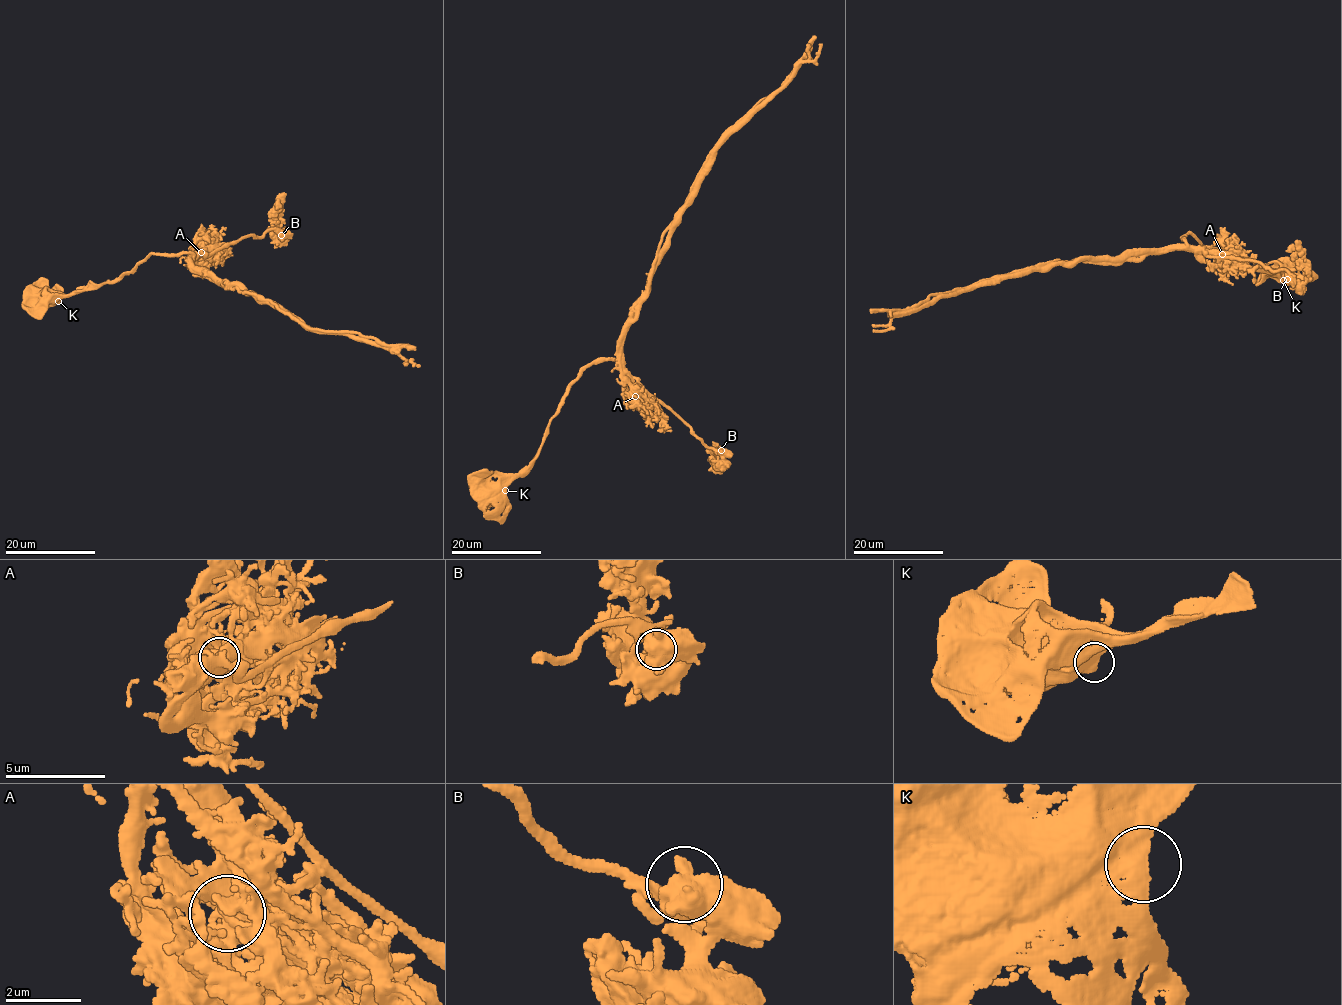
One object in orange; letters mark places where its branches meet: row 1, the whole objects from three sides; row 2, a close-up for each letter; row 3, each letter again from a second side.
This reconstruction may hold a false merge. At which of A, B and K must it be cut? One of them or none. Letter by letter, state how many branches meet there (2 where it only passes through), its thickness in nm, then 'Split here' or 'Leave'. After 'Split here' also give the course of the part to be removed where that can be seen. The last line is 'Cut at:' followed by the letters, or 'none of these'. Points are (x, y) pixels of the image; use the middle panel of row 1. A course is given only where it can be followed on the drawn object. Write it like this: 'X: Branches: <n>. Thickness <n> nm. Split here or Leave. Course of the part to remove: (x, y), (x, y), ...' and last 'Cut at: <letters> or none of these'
A: Branches: 3. Thickness 550 nm. Split here. Course of the part to remove: (635, 397), (623, 391), (626, 377), (618, 347), (646, 294), (663, 231), (717, 141), (781, 86), (815, 36)
B: Branches: 3. Thickness 600 nm. Leave
K: Branches: 1. Thickness 480 nm. Leave
Cut at: A

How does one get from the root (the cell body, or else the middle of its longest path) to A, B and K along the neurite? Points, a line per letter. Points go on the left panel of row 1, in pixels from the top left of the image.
A: (38, 296), (63, 297), (110, 283), (136, 268), (153, 253), (191, 252), (193, 256), (201, 251)
B: (38, 296), (63, 297), (110, 283), (153, 253), (206, 256), (269, 229), (281, 235)
K: (38, 296), (58, 301)

